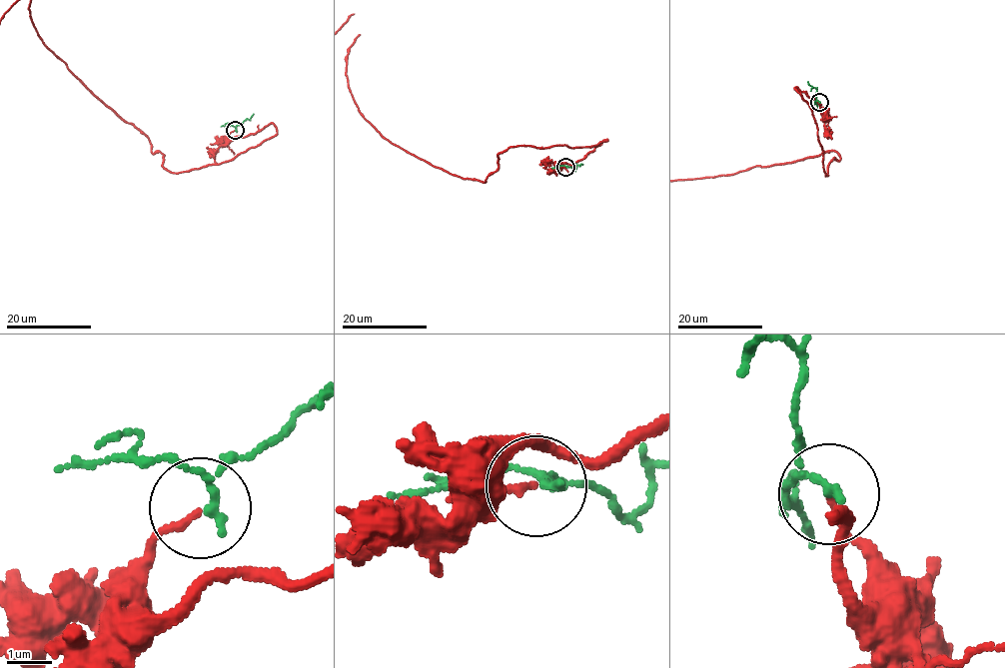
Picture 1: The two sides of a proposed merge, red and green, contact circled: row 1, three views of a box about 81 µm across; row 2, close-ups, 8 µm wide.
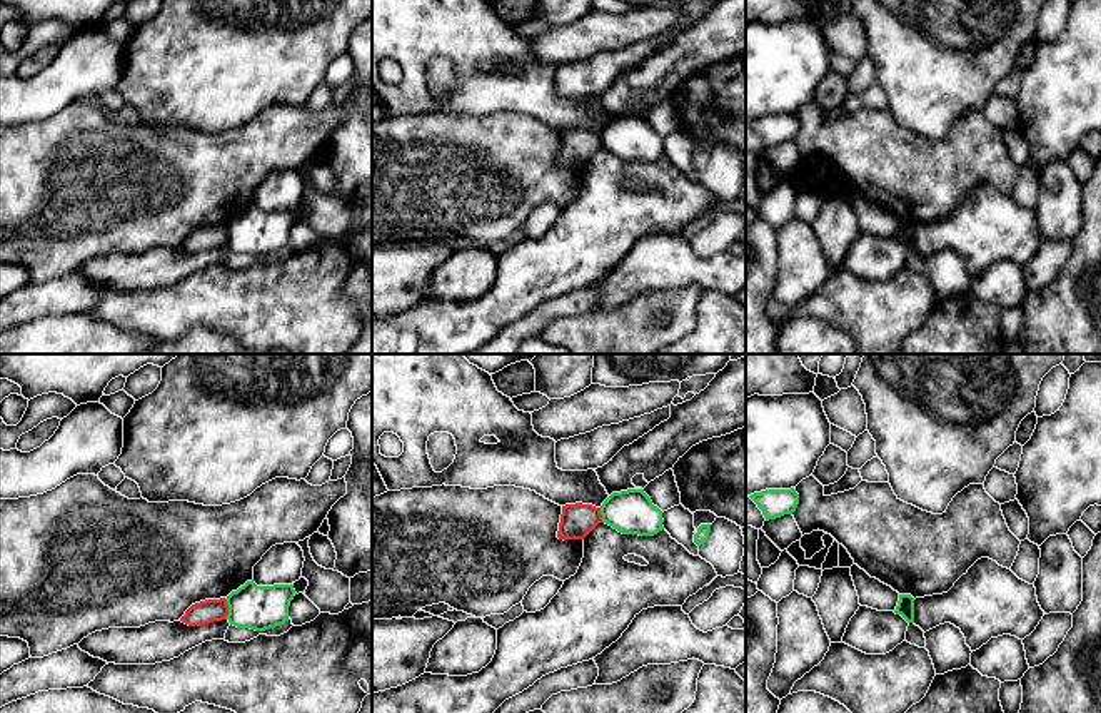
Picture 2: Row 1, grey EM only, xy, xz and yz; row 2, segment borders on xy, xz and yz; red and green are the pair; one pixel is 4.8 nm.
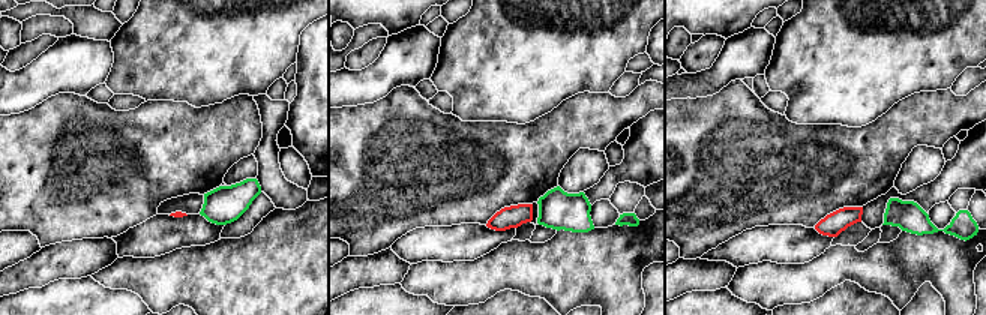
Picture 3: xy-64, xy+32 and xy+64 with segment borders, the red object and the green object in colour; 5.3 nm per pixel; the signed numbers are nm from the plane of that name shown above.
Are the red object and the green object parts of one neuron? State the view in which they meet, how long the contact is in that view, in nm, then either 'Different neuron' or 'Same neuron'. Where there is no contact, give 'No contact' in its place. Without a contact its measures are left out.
Touches red in xy. Shared border 100 nm. Different neuron

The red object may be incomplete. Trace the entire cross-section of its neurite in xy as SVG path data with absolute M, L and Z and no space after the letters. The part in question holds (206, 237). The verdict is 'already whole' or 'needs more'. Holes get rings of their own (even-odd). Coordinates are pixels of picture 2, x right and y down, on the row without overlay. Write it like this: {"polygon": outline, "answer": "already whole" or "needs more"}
{"polygon": "M225 224L205 225L192 230L180 244L180 247L189 252L202 252L214 247L227 245L227 240L229 240L229 232Z", "answer": "already whole"}

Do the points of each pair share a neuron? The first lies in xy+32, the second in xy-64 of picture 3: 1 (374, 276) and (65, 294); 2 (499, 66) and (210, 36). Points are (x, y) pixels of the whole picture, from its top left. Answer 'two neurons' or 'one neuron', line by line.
1: two neurons
2: one neuron

